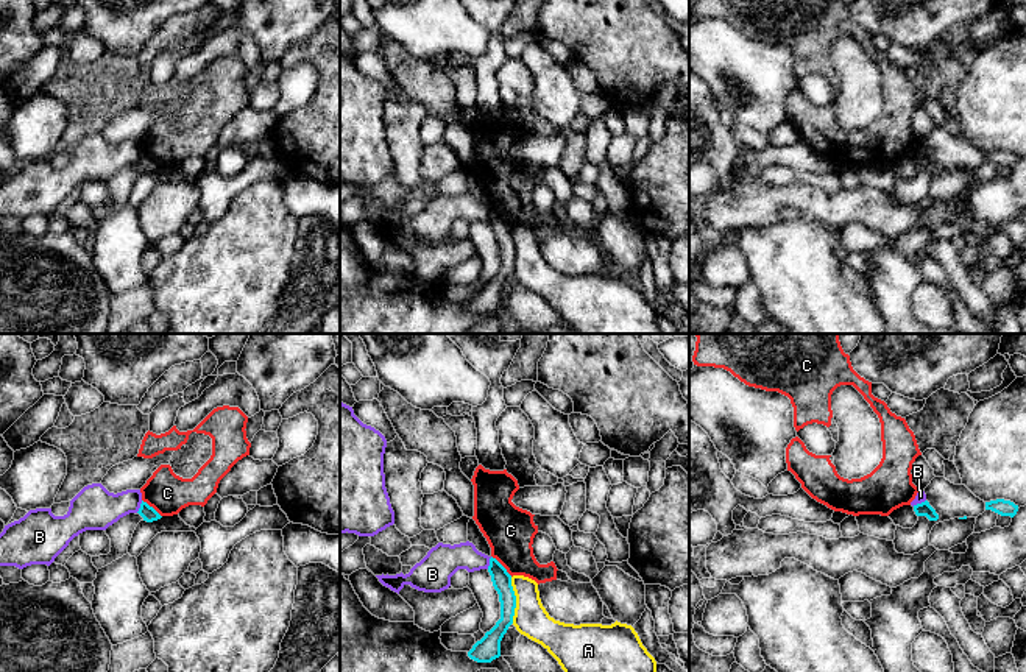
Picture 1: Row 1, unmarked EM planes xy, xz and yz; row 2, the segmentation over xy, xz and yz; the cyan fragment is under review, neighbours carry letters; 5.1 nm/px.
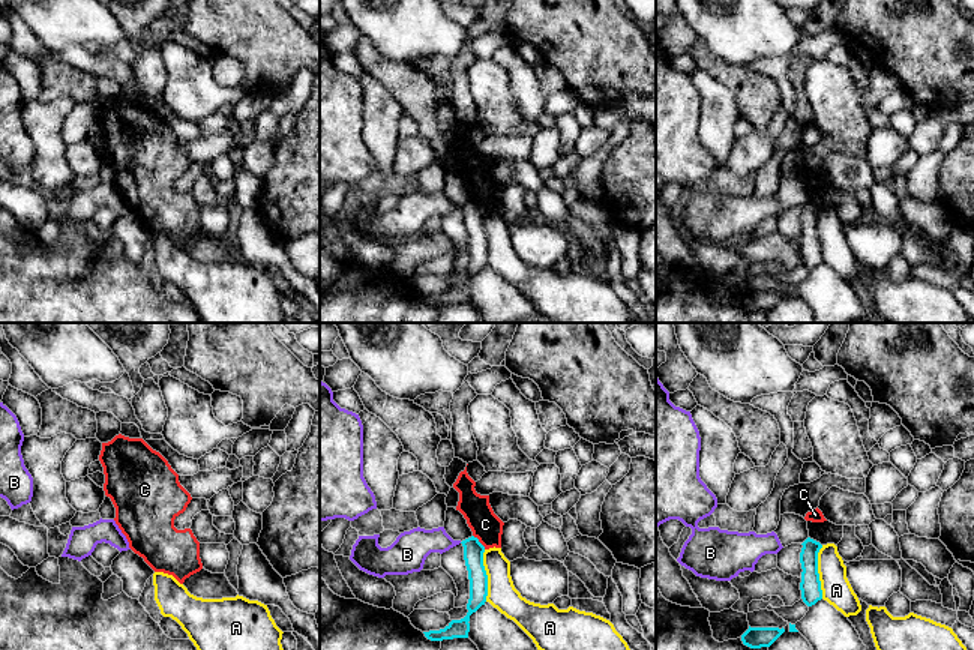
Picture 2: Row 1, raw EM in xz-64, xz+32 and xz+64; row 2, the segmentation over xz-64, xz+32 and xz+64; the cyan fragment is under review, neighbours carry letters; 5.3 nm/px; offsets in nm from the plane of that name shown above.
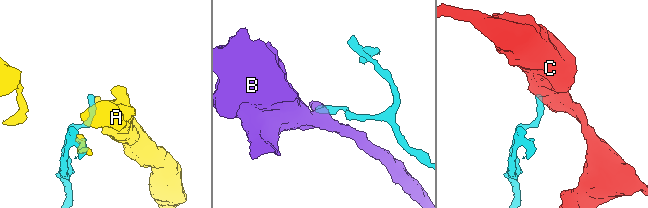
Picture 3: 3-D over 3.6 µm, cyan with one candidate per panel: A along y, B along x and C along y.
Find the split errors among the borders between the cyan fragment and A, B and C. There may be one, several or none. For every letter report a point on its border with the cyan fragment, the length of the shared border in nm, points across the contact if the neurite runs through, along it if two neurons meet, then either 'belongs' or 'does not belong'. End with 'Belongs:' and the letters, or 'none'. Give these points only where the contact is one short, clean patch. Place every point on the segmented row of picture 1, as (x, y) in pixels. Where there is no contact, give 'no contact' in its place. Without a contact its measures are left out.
A: xz (515, 601) | 240 nm | does not belong
B: xy (141, 507) | 70 nm | along xy (142, 501), (136, 512) | does not belong
C: xz (502, 566) | 160 nm | along xz (491, 555), (512, 576) | does not belong
Belongs: none

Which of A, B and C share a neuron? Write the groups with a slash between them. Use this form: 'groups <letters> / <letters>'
groups A / B / C

